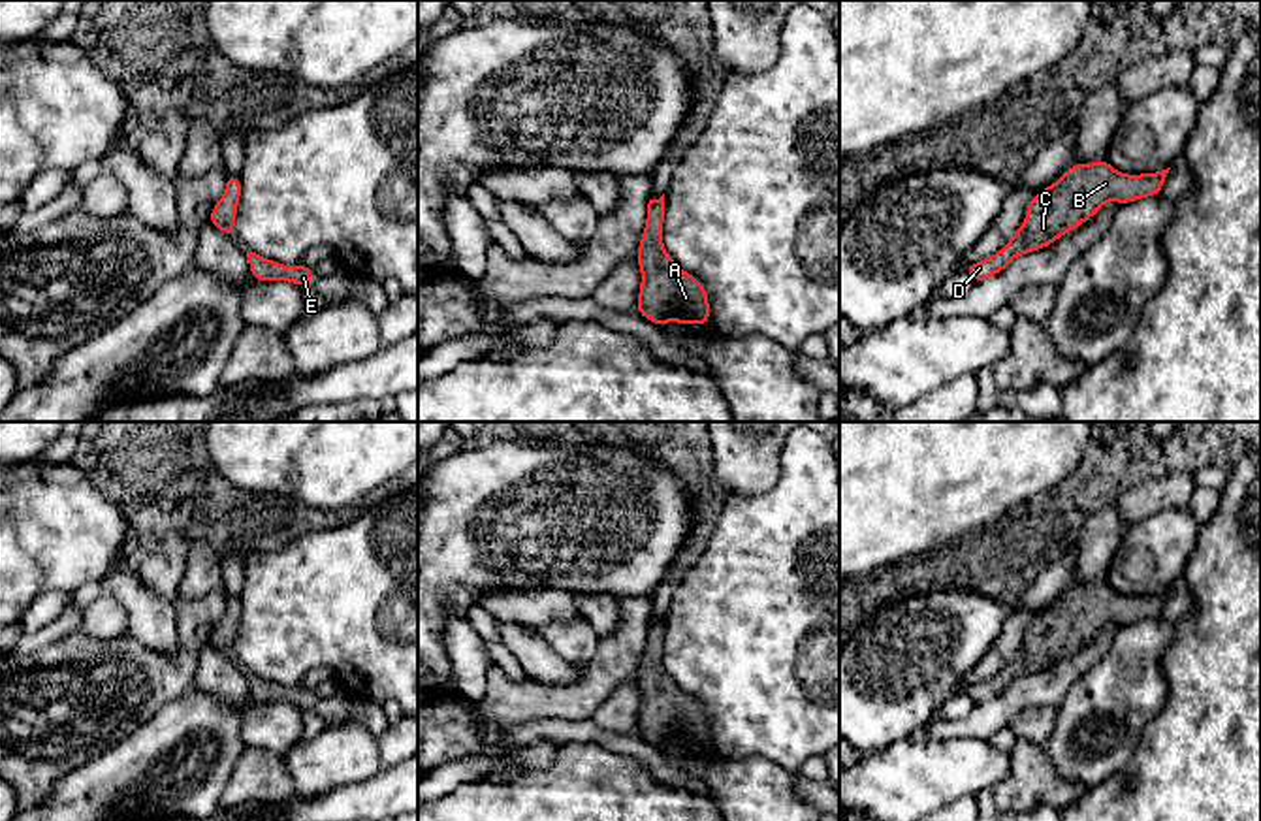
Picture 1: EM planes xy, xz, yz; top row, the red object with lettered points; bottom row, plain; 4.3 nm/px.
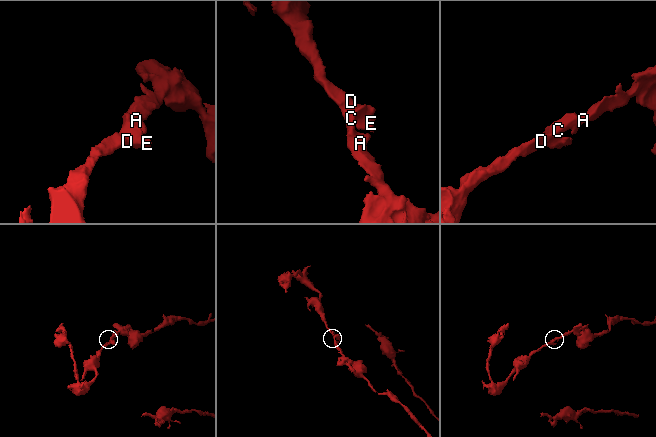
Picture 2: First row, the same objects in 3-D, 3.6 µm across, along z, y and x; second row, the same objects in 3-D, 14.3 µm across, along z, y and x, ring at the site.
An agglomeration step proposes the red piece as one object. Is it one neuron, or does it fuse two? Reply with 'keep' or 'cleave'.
keep

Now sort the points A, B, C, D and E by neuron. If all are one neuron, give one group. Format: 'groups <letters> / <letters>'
groups A B C D E

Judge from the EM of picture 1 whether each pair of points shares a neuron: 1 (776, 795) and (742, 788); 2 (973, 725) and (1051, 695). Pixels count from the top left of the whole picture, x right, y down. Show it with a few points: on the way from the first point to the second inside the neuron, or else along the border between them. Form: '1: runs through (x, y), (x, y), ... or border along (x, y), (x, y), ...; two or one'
1: runs through (768, 795), (750, 791); one
2: runs through (992, 716), (1019, 695), (1032, 695); one

